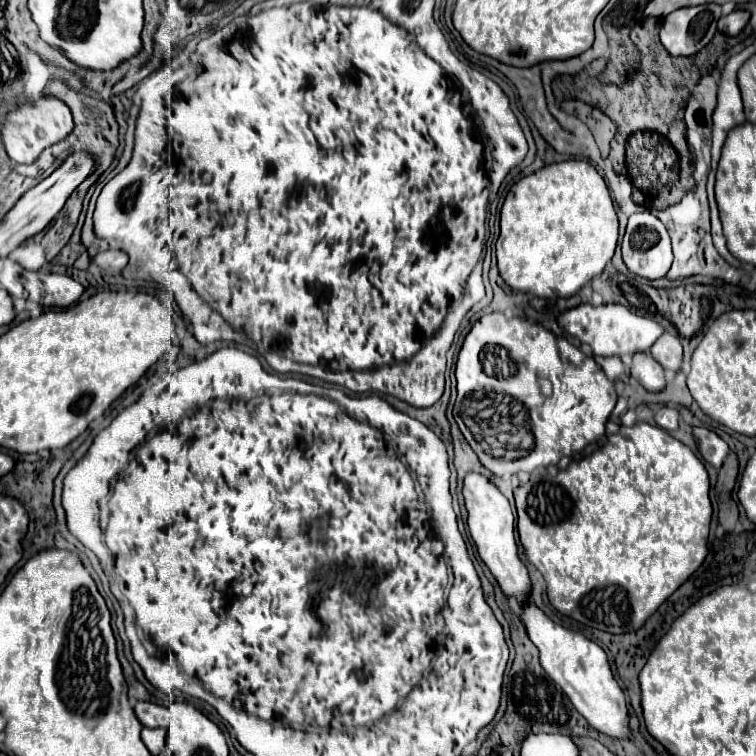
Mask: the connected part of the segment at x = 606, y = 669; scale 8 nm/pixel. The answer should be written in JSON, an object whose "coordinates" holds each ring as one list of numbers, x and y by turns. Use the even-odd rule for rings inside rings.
{"coordinates":[[526,602,520,606,520,618,532,644,540,652,542,668,564,690,564,694,570,698,574,708,588,720,588,724,608,736,630,738,630,730,624,726,628,718,624,692,612,676,606,652,582,634,554,624,534,602]]}

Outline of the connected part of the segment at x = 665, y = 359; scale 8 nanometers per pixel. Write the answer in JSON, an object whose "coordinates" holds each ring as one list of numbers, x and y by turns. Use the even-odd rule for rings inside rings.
{"coordinates":[[664,332,656,342,654,346,650,348,652,352,652,358,668,372,678,372,680,364,682,364,682,344,680,344,680,338,674,336,674,334,668,334]]}

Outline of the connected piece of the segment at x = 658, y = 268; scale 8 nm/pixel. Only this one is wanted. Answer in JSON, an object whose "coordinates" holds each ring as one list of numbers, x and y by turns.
{"coordinates":[[648,210,632,214,628,218,628,228,626,228,626,234,622,240,622,256,624,256,624,262,630,268,630,272,634,272,642,278,648,278,648,280,664,278,672,266,672,260,674,260,672,240,668,236,666,226]]}

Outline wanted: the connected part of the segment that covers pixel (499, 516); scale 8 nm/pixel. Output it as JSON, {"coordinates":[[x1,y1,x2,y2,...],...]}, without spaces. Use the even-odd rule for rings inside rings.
{"coordinates":[[468,472,464,476,462,496,468,510,468,528,476,542,480,558,486,562,486,566,490,568,490,572,494,574,506,596,514,598,518,604,526,602,530,578,526,566,518,558,518,546,514,540,514,516,508,498,498,490,498,486,490,478,484,478,478,472]]}

